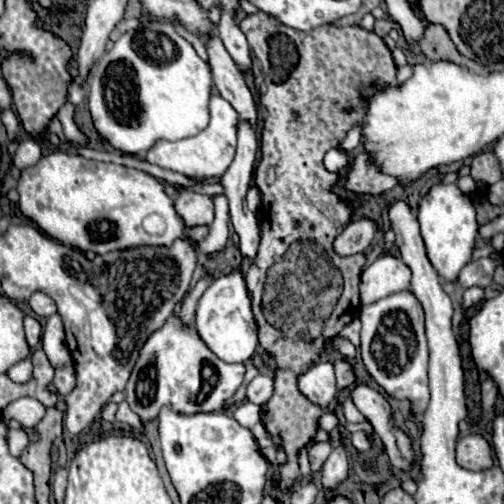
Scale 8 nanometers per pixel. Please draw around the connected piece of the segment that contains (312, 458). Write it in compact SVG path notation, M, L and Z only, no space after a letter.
M315 442L311 448L309 448L309 462L311 462L311 470L317 472L321 470L323 462L327 460L331 452L331 444L329 442Z

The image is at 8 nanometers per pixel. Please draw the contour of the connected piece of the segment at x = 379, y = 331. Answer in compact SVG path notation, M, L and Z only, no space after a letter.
M403 290L391 294L377 304L361 306L361 356L369 374L379 382L387 394L395 398L411 400L411 410L419 418L429 402L429 378L427 378L427 342L423 308L413 292Z

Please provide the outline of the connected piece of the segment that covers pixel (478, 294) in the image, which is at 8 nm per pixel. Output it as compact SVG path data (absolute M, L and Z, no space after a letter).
M471 287L463 292L462 295L462 307L463 310L475 306L478 304L478 301L481 301L484 298L484 290L480 287Z

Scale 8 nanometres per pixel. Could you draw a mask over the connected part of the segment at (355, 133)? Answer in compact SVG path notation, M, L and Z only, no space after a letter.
M363 124L357 128L357 126L353 126L349 132L347 132L347 138L341 142L341 148L343 150L349 150L353 156L357 154L357 148L361 148L361 132L363 132Z

